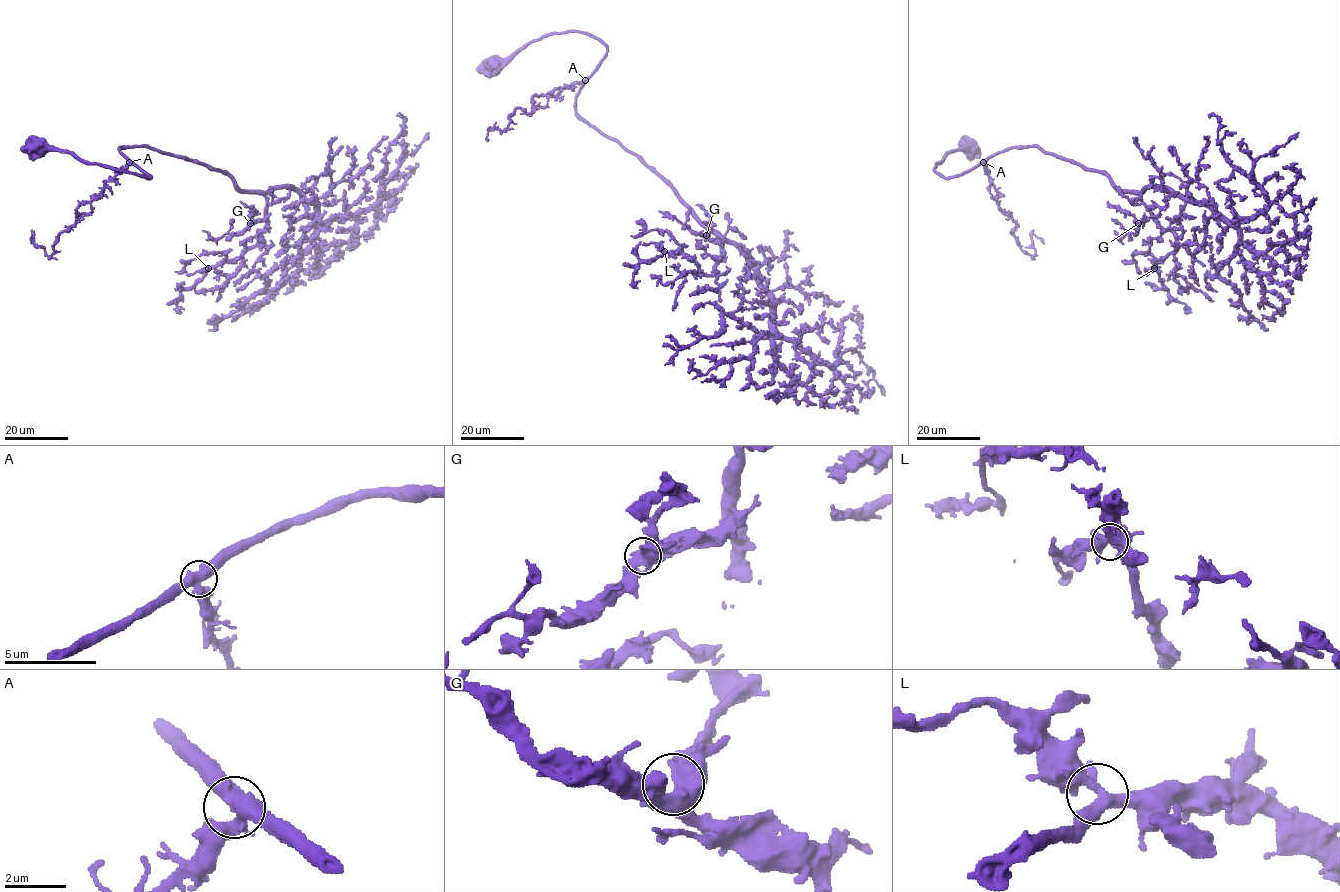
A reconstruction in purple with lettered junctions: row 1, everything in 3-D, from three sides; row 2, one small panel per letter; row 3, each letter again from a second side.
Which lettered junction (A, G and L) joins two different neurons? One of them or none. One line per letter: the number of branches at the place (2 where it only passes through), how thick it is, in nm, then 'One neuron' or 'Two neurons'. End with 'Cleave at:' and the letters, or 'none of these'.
A: Branches: 3. Thickness 480 nm. Two neurons
G: Branches: 3. Thickness 500 nm. One neuron
L: Branches: 3. Thickness 440 nm. One neuron
Cleave at: A

